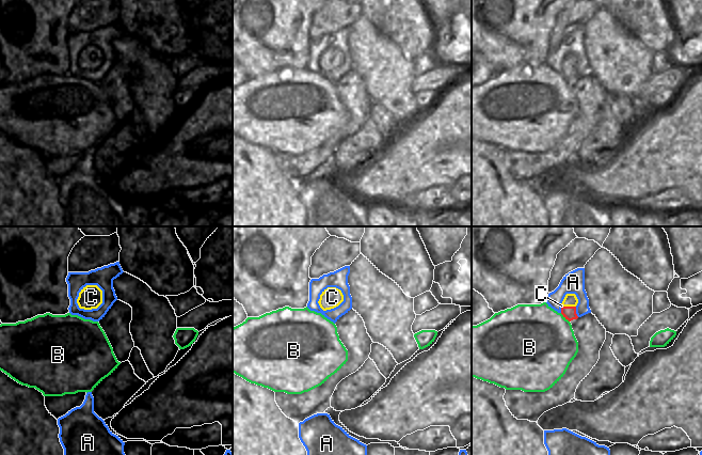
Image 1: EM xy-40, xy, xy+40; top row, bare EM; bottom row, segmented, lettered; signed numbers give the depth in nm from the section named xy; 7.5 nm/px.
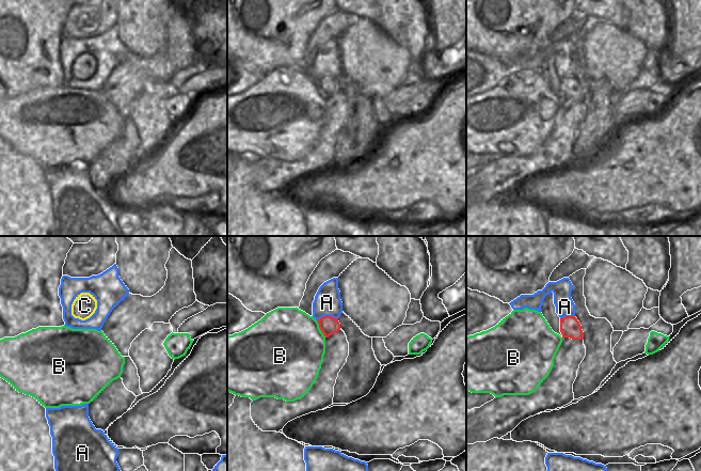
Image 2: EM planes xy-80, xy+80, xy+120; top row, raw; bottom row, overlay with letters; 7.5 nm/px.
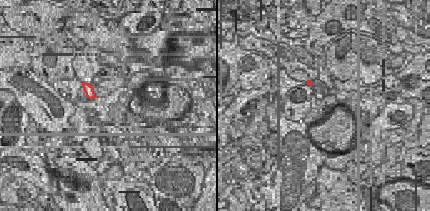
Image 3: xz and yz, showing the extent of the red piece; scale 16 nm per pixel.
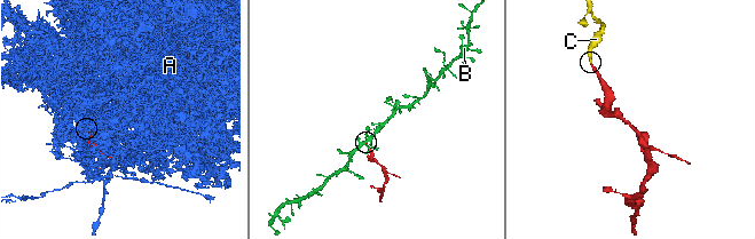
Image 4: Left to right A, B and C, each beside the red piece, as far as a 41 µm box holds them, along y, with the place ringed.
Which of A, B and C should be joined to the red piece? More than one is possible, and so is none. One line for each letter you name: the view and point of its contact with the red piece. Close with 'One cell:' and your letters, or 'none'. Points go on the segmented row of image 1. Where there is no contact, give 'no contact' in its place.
C: contact xy+40 (569, 307)
One cell: C

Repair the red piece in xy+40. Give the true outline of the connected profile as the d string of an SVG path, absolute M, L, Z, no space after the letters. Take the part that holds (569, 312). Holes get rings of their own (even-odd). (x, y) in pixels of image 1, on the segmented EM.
M575 294L565 295L565 297L561 303L561 314L569 321L578 318L578 316L576 314L577 303L578 303L578 299Z

